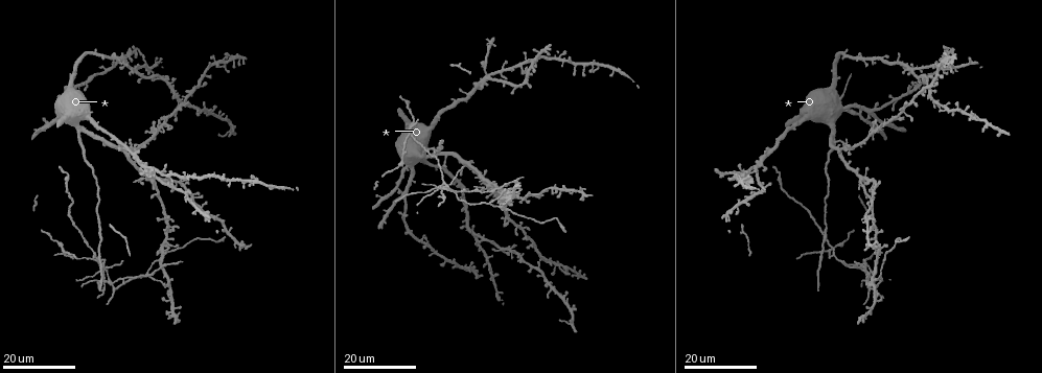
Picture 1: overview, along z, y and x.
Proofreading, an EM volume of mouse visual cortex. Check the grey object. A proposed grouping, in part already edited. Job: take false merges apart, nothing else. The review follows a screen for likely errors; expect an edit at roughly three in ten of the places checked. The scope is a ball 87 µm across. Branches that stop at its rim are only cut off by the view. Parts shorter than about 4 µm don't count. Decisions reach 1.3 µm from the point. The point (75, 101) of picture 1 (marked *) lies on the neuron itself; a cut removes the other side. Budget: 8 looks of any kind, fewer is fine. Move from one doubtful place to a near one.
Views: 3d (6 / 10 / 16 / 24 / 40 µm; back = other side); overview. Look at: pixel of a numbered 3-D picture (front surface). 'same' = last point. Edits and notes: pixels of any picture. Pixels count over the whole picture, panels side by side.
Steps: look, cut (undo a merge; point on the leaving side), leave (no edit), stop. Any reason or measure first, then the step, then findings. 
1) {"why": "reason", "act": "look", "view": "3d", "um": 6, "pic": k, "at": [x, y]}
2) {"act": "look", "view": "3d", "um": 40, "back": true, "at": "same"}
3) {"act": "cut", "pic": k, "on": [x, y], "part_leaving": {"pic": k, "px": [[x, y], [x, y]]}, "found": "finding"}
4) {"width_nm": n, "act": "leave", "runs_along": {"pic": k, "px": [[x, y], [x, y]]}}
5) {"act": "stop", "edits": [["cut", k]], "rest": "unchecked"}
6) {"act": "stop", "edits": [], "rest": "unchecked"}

{"why": "two arms at a narrow angle", "act": "look", "view": "3d", "um": 24, "pic": 1, "at": [913, 68]}

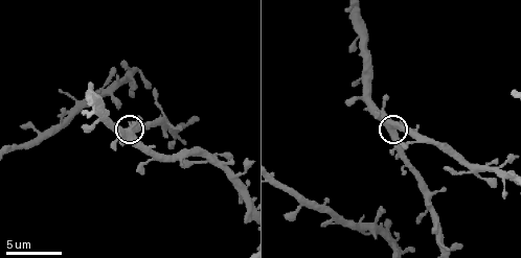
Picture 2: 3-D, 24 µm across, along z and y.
{"act": "look", "view": "3d", "um": 6, "pic": 2, "at": [394, 130]}

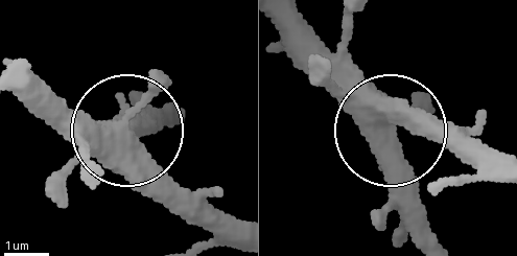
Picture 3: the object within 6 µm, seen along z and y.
{"act": "leave", "runs_along": {"pic": 3, "px": [[278, 18], [383, 131], [386, 187], [409, 239]]}, "found": "continuous, no second neuron"}

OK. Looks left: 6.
{"why": "four arms meet", "act": "look", "view": "3d", "um": 24, "pic": 1, "at": [488, 183]}

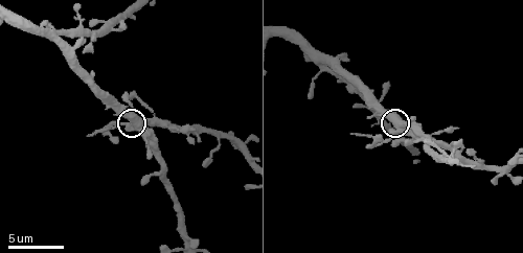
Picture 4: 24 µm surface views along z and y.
{"act": "look", "view": "3d", "um": 10, "pic": 4, "at": [393, 126]}

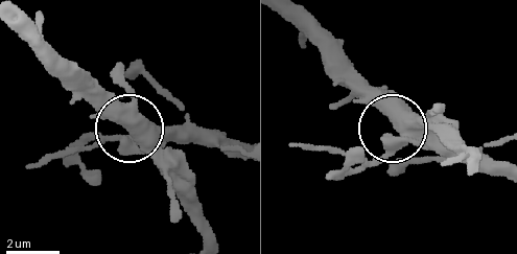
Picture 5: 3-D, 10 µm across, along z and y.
{"arms": 4, "act": "cut", "pic": 5, "on": [96, 137], "part_leaving": {"pic": 5, "px": [[126, 141], [48, 155], [29, 166]]}, "found": "a second neuron is stuck on"}

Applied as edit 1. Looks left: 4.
{"act": "look", "view": "overview"}

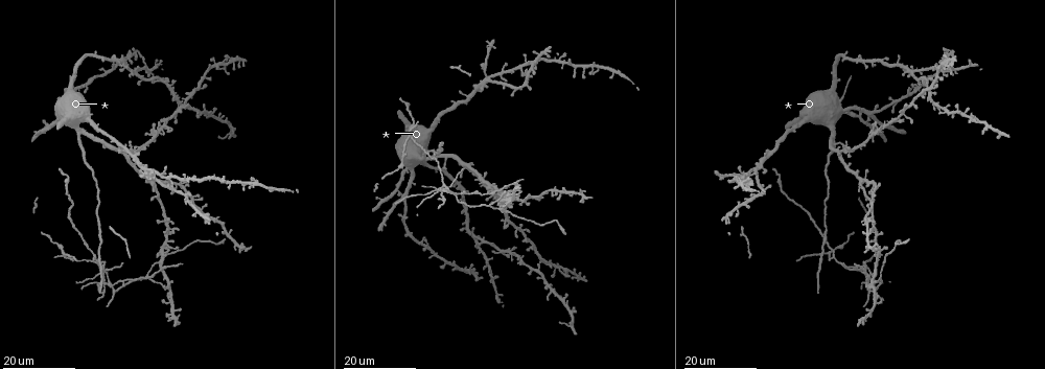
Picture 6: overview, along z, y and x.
{"act": "look", "view": "3d", "um": 16, "pic": 6, "at": [487, 204]}

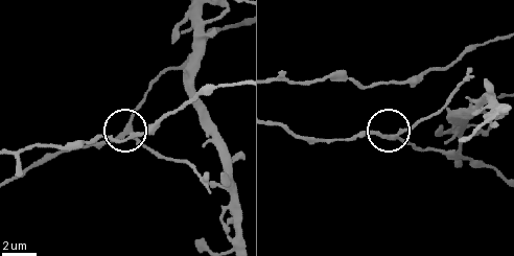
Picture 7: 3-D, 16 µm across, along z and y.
{"act": "look", "view": "3d", "um": 10, "pic": 7, "at": [390, 139]}

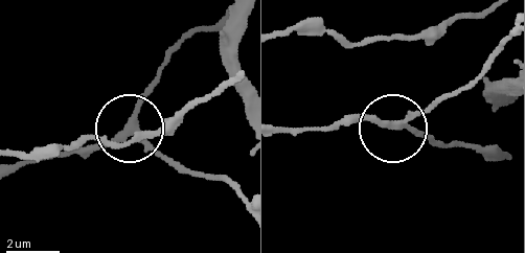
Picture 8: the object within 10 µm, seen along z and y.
{"arms": 3, "act": "leave", "runs_along": {"pic": 8, "px": [[502, 46], [481, 73], [393, 127], [432, 134]]}, "found": "one neuron here"}

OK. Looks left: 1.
{"act": "stop", "edits": [["cut", 5]], "rest": "unchecked"}

